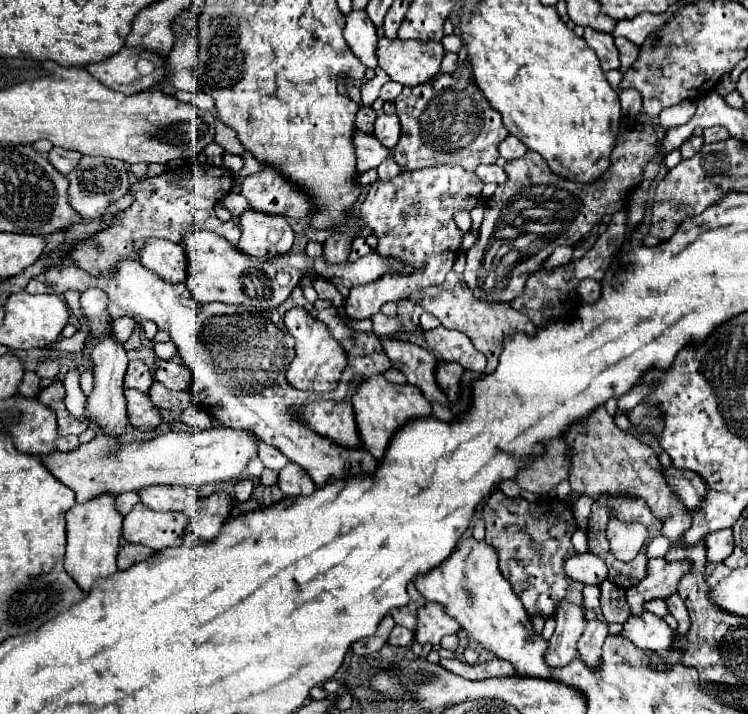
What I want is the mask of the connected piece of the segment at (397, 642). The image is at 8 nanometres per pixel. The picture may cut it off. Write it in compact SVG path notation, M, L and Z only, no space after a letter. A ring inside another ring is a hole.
M396 626L392 632L390 632L390 638L388 638L388 644L392 646L410 646L414 640L412 632L408 628L402 628L402 626Z

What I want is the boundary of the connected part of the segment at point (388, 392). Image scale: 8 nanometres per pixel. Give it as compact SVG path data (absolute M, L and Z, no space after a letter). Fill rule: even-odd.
M372 374L372 376L364 378L364 382L358 384L354 390L352 406L354 406L360 442L364 448L368 448L368 452L372 452L376 456L376 460L380 460L380 456L384 456L384 450L386 450L392 434L402 424L406 424L406 420L432 414L432 404L424 398L420 388L414 388L412 384L388 382L384 378L384 374Z

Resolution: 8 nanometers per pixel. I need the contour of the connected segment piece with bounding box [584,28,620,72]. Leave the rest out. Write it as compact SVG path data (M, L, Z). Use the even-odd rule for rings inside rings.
M584 28L584 40L596 52L604 72L620 66L618 50L614 46L614 38L608 32L598 32L598 30L592 30L592 28Z

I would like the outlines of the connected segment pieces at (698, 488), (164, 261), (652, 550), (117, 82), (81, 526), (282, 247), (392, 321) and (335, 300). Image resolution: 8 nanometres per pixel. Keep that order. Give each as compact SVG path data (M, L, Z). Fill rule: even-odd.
M674 466L668 468L668 480L672 480L672 488L676 488L676 494L680 494L680 498L684 498L684 504L688 504L688 508L692 510L700 508L706 498L706 492L710 490L706 480L700 478L700 474Z
M150 238L138 252L140 262L170 282L186 280L188 256L180 244L162 238Z
M656 536L648 546L646 546L646 558L662 558L668 550L668 542L662 536Z
M122 48L118 54L86 66L86 70L104 86L124 94L134 94L138 90L142 92L166 76L164 58L130 48Z
M98 496L96 500L72 506L66 514L66 530L68 530L68 546L66 546L64 568L82 588L82 592L88 594L98 580L118 572L116 558L120 552L122 516L114 508L114 496Z
M248 208L240 214L242 236L238 248L250 256L276 256L292 248L294 232L284 216Z
M378 312L376 316L372 316L372 332L374 332L378 338L386 338L386 336L390 336L392 332L396 332L398 328L400 328L400 320L398 320L398 318L384 316L382 312Z
M316 278L312 282L314 290L318 292L318 298L320 300L330 300L334 304L334 308L342 308L344 306L344 296L338 292L338 288L330 282L330 280L324 280L324 278Z

